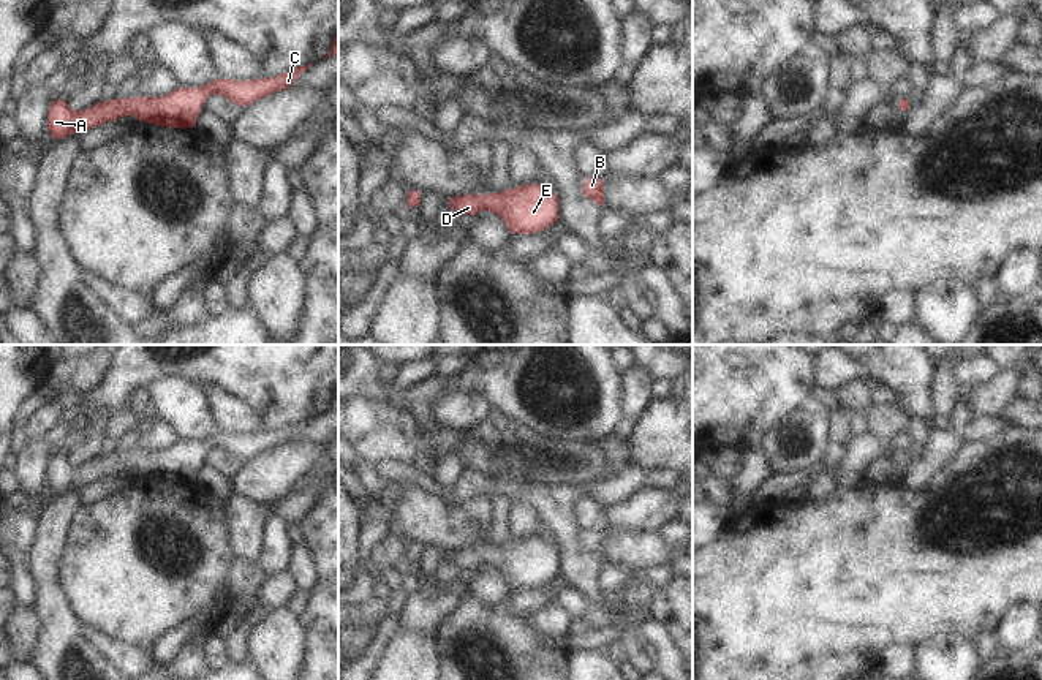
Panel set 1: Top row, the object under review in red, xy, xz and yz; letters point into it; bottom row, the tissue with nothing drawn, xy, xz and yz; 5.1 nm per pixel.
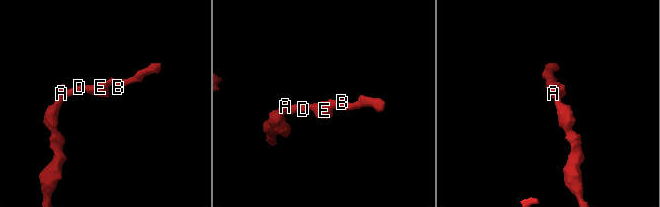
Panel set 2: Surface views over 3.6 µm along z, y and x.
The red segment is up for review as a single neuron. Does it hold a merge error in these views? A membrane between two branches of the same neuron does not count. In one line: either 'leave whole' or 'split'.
leave whole

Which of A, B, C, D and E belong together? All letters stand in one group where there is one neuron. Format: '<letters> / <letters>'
A B C D E

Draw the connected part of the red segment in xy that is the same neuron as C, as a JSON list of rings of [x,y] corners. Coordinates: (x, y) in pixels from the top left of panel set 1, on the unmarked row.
[[[311,419],[288,424],[275,432],[262,430],[251,435],[217,432],[202,441],[177,441],[164,451],[134,451],[131,454],[128,451],[119,451],[98,455],[79,467],[73,467],[68,462],[66,452],[59,449],[46,468],[46,482],[55,498],[63,490],[82,489],[93,481],[115,476],[131,467],[142,478],[168,481],[169,484],[185,481],[187,485],[196,485],[196,473],[212,448],[218,448],[244,463],[272,448],[291,441]]]

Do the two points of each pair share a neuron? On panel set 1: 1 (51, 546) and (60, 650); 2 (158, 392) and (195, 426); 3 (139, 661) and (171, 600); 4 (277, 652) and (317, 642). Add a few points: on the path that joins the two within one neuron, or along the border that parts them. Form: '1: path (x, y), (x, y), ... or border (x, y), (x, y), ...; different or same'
1: path (46, 571), (48, 593), (57, 625); same
2: path (168, 399), (185, 416); same
3: border (111, 638), (147, 650); different
4: border (298, 617), (304, 628), (302, 663); different

